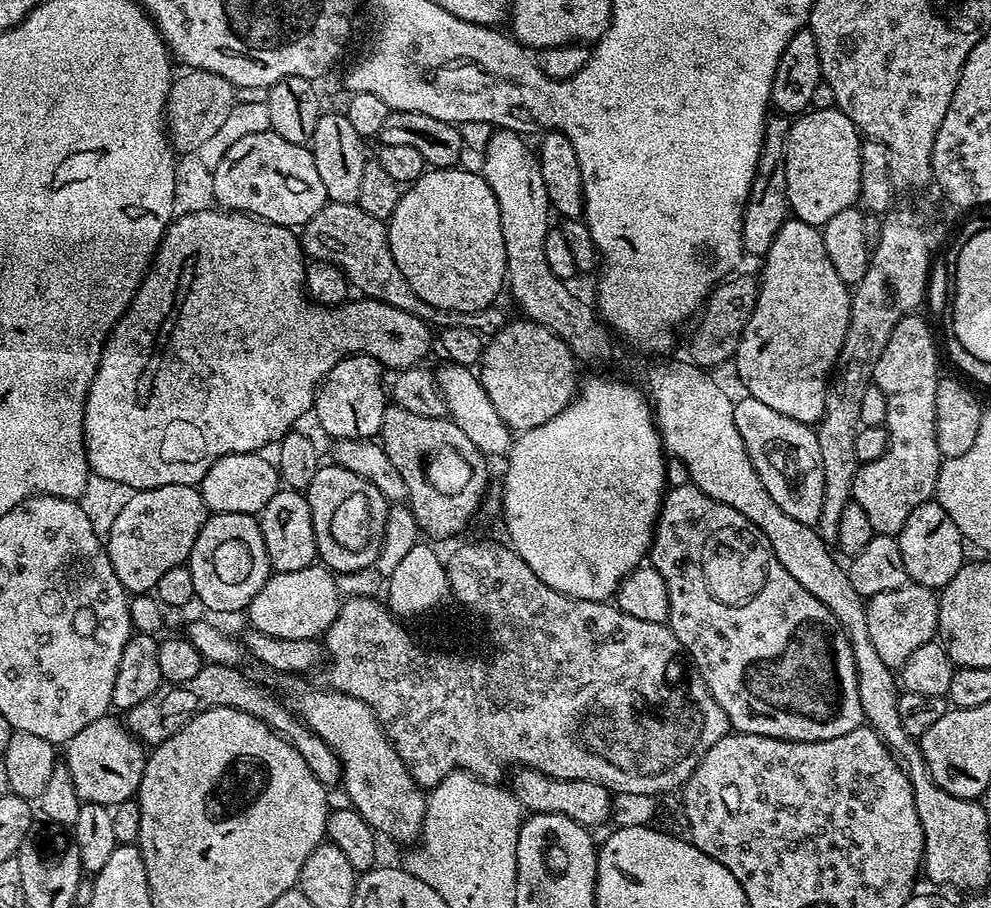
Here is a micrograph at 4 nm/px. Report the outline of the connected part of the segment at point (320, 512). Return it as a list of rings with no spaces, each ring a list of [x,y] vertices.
[[[328,462],[320,467],[318,474],[314,474],[314,482],[310,482],[306,495],[310,506],[310,518],[314,522],[316,555],[319,563],[336,574],[360,572],[363,568],[371,569],[379,557],[390,507],[384,496],[366,478],[341,468],[335,462]]]

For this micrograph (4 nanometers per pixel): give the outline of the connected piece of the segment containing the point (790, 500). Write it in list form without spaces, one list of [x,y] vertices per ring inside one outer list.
[[[744,394],[735,401],[734,423],[742,434],[742,442],[754,462],[754,470],[758,470],[758,478],[762,478],[762,486],[770,490],[770,498],[790,514],[790,518],[798,518],[798,522],[819,525],[822,514],[822,454],[818,454],[818,438],[811,427],[794,418],[786,418],[786,414],[778,414],[771,406],[758,402],[758,398]]]

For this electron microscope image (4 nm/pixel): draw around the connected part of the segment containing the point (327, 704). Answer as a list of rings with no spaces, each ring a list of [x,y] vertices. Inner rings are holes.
[[[327,686],[320,688],[304,688],[296,696],[296,704],[294,703],[294,711],[299,719],[304,721],[304,725],[314,734],[318,734],[322,738],[322,742],[326,742],[326,746],[330,746],[335,752],[336,757],[340,759],[340,767],[342,769],[342,788],[348,791],[347,803],[355,808],[358,814],[362,814],[362,818],[366,818],[366,822],[370,827],[376,829],[381,837],[389,836],[392,840],[412,840],[415,841],[420,835],[420,827],[424,824],[424,811],[428,806],[425,789],[416,783],[416,779],[408,773],[408,768],[404,764],[404,760],[398,753],[396,747],[392,745],[392,741],[384,733],[384,727],[380,724],[380,719],[372,713],[372,707],[366,702],[362,702],[358,698],[354,698],[345,692],[335,691]]]

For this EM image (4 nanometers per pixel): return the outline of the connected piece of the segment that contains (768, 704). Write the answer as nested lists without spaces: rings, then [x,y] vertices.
[[[689,482],[667,489],[664,502],[660,506],[660,518],[656,522],[656,531],[652,533],[652,547],[650,549],[651,567],[662,574],[666,582],[666,588],[670,594],[670,614],[667,625],[678,638],[680,647],[690,657],[691,663],[700,672],[700,676],[706,682],[706,686],[726,710],[729,725],[737,733],[745,732],[755,736],[778,736],[785,740],[825,740],[826,738],[838,738],[838,734],[850,734],[850,730],[861,727],[865,723],[862,710],[862,698],[858,696],[858,674],[854,666],[854,654],[848,641],[848,636],[841,628],[834,614],[822,604],[815,593],[806,590],[778,562],[770,542],[738,510],[718,502],[707,496],[695,484]]]

